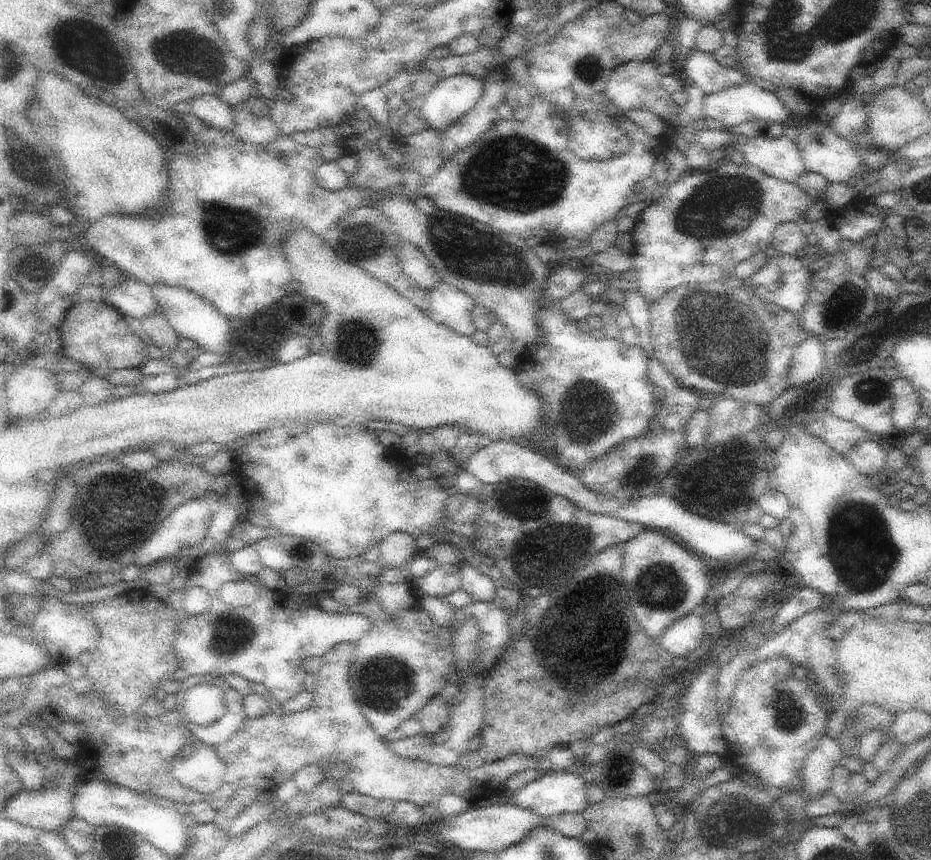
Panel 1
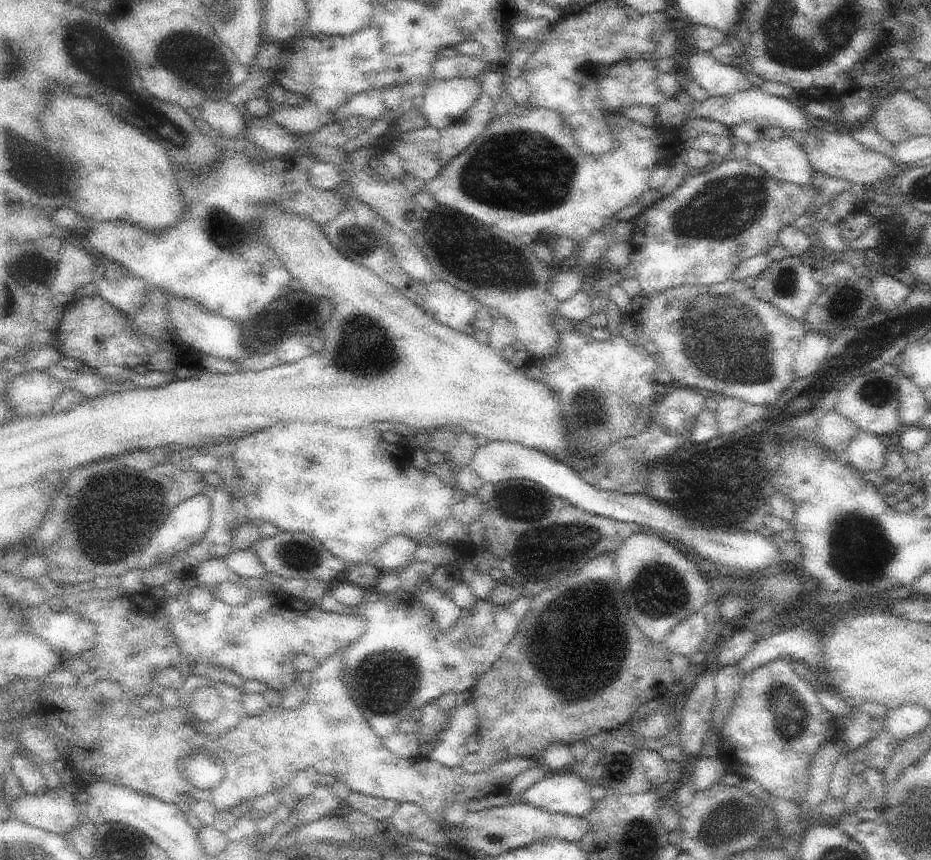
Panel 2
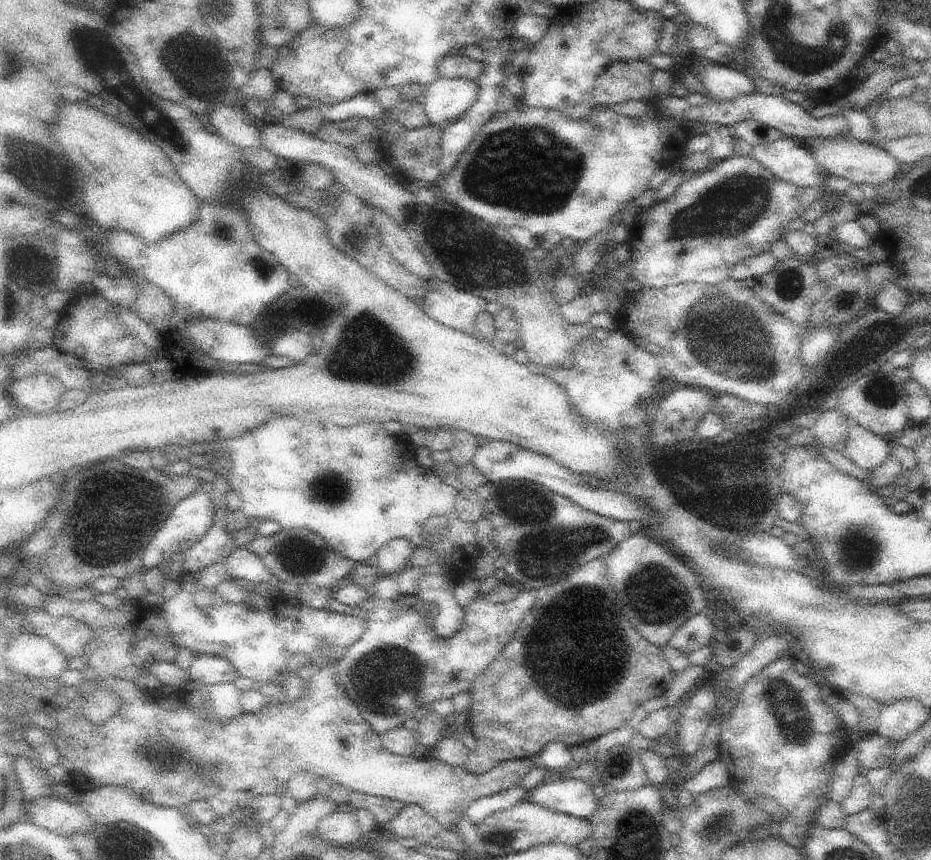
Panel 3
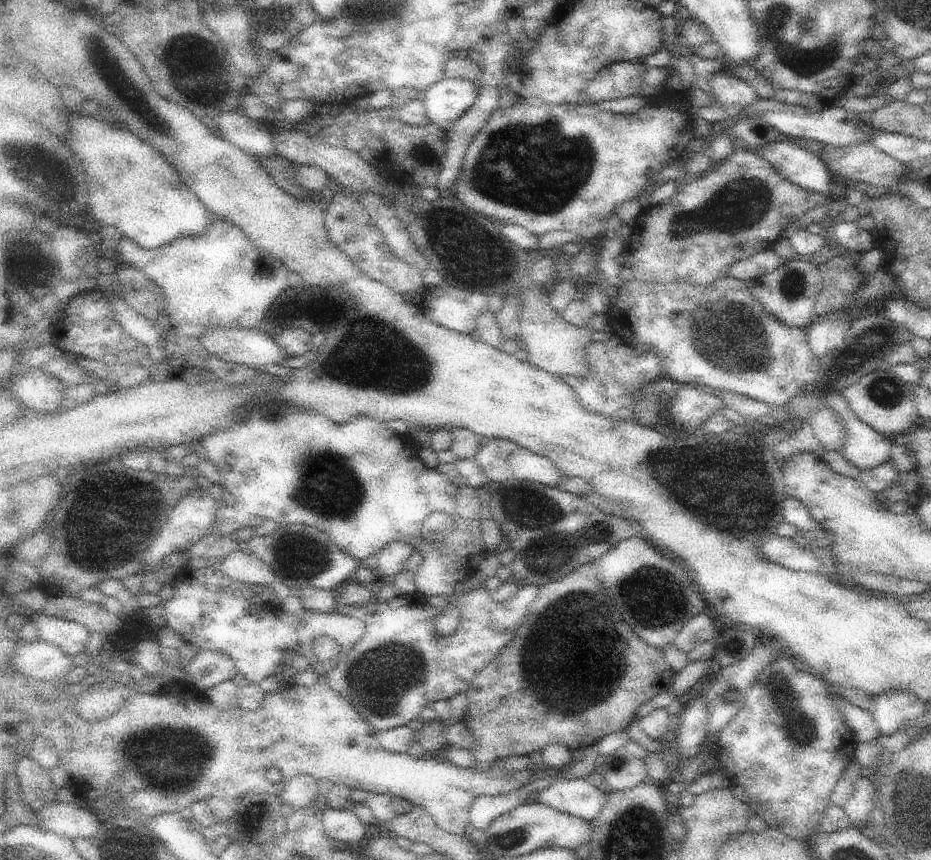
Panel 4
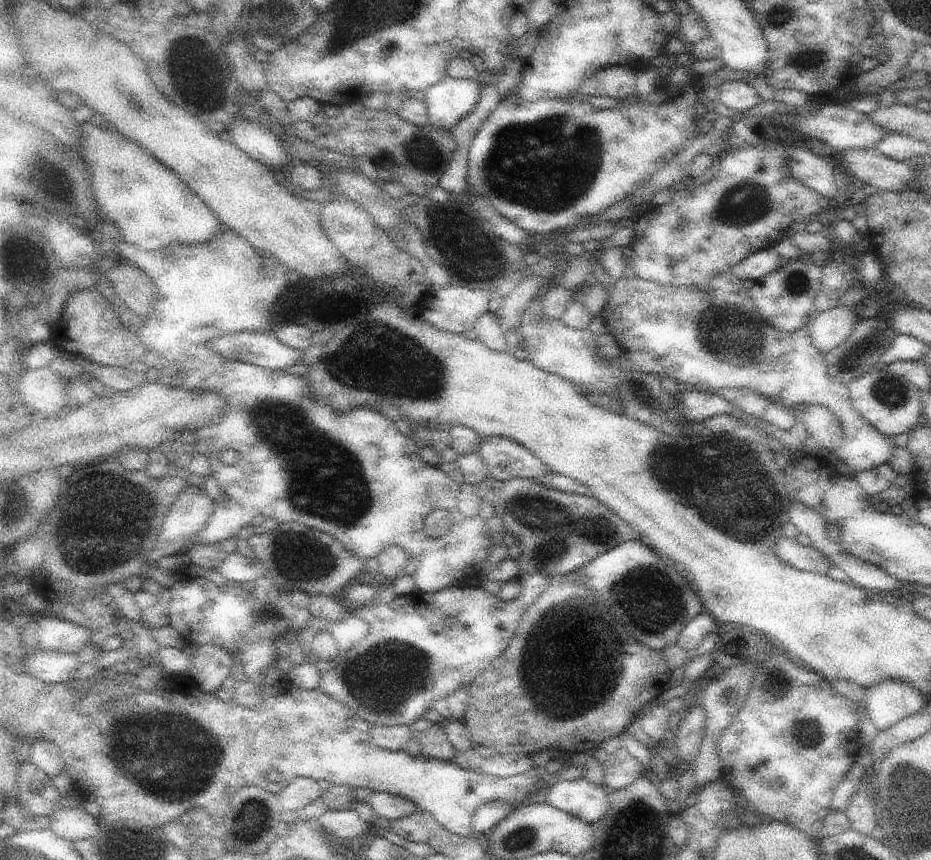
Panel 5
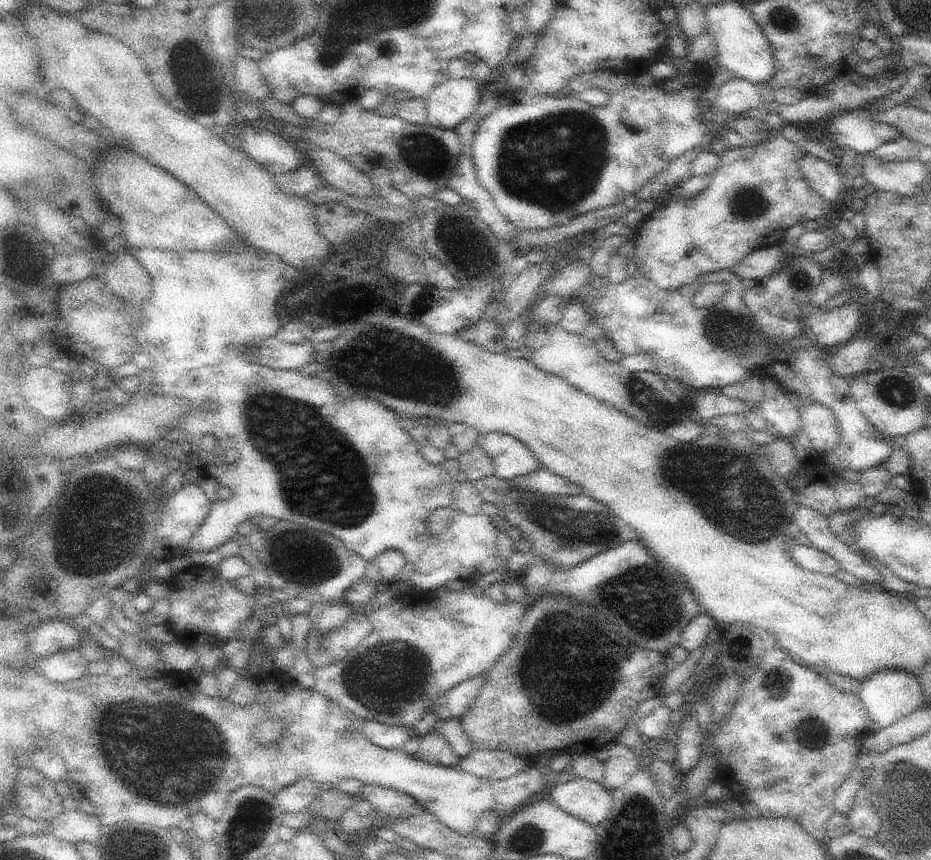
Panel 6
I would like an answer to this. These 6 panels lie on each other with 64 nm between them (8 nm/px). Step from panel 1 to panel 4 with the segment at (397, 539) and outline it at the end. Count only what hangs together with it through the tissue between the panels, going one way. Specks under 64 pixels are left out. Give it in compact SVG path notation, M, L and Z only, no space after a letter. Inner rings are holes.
M394 541L385 546L377 554L376 571L381 581L392 581L401 570L408 568L408 558L413 551L413 546L404 541Z

